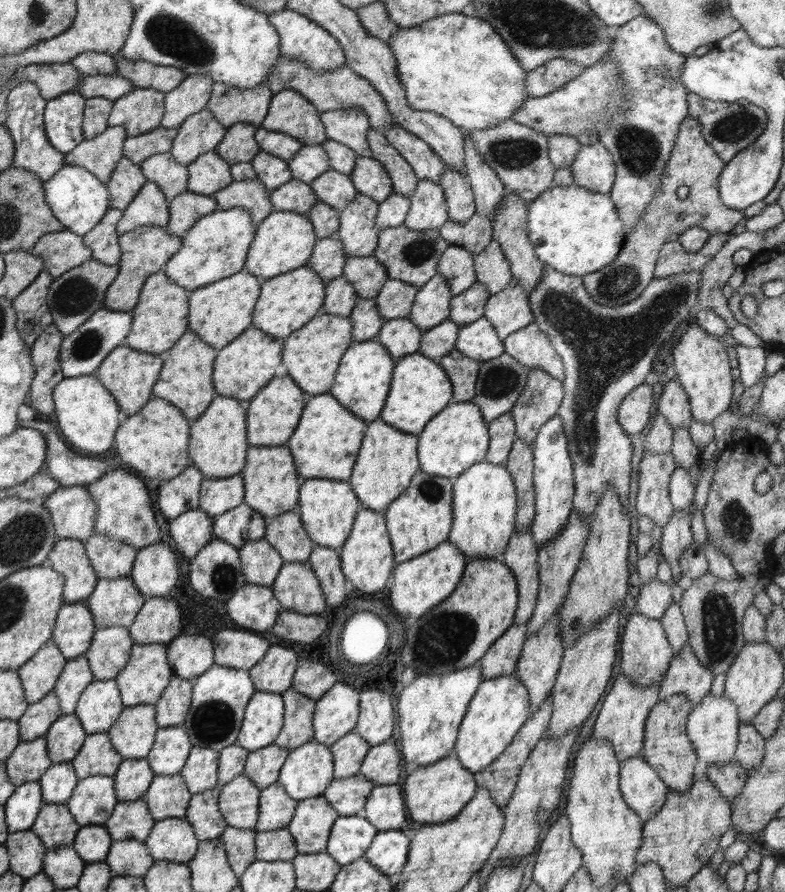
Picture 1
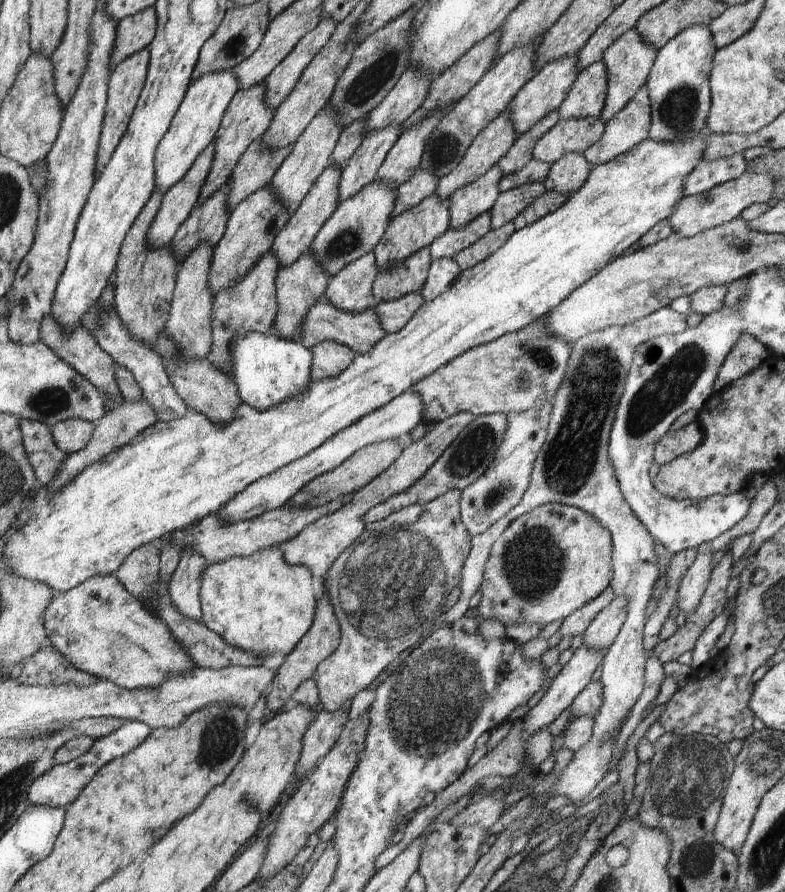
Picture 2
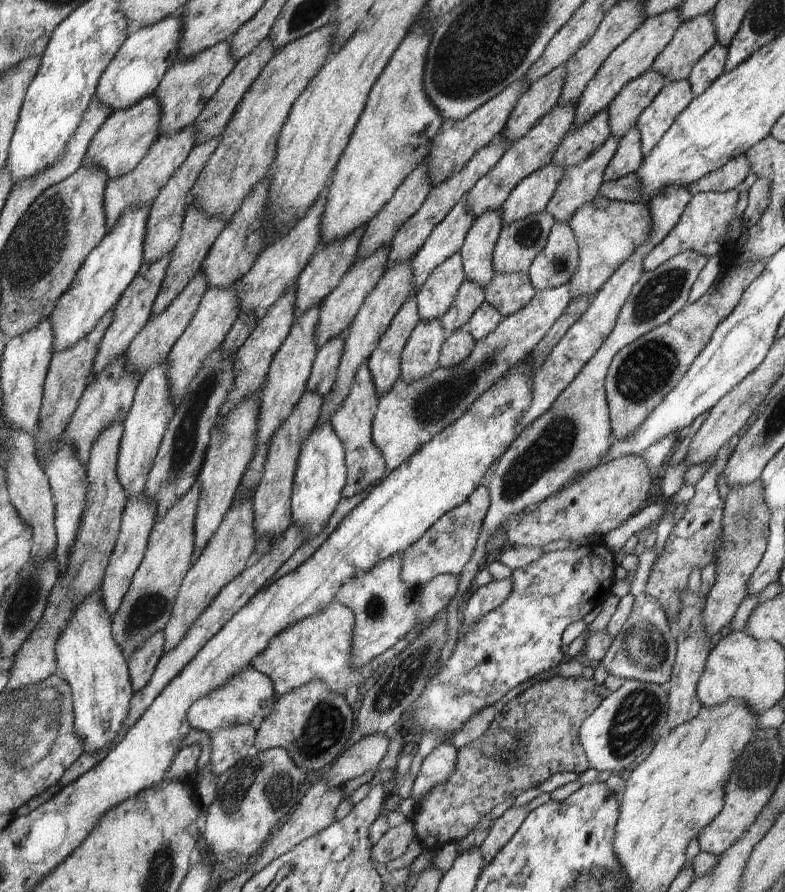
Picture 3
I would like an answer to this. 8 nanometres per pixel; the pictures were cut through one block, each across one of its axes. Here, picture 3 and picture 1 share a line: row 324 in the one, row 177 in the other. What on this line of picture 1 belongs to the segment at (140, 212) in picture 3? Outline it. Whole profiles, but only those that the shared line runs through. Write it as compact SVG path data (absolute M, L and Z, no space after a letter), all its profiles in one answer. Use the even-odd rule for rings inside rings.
M64 165L50 180L43 184L43 187L46 193L46 203L53 215L66 229L78 234L78 236L83 237L87 232L90 232L110 209L108 205L110 193L107 185L81 166Z

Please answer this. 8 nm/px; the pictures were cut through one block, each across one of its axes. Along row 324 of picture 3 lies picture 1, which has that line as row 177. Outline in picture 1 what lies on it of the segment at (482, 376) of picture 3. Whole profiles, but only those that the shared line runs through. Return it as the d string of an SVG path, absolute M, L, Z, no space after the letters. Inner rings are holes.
M512 118L494 128L467 132L474 141L479 156L502 181L507 192L515 192L524 202L532 202L543 190L553 187L552 179L557 169L548 158L548 136L530 129Z

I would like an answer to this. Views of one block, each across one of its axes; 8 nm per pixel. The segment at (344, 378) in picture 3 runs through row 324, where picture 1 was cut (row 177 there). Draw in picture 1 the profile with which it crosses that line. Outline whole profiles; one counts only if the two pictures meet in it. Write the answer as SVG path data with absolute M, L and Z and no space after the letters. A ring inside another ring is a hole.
M358 156L349 177L360 195L370 197L378 204L393 194L389 174L384 165L372 156Z

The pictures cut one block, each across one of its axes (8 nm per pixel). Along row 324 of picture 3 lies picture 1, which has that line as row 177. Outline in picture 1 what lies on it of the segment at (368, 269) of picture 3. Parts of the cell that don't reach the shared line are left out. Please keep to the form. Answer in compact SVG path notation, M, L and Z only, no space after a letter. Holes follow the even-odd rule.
M334 169L319 174L309 185L319 201L336 210L346 208L358 194L349 175Z

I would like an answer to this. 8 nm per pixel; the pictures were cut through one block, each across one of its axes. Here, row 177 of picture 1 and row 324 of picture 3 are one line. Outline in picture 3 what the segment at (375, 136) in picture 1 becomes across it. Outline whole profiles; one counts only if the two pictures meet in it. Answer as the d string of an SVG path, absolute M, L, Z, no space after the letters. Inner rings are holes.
M410 296L394 316L388 330L382 334L376 350L368 359L368 370L376 388L376 398L390 392L401 378L400 357L408 338L419 321L416 296Z

